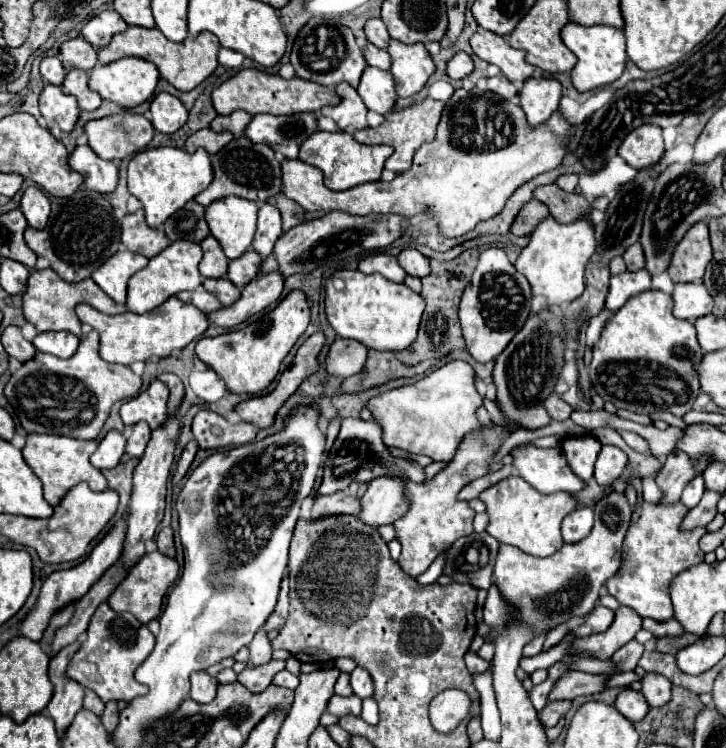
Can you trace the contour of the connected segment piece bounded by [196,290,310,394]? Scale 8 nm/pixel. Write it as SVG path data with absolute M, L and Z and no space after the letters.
M292 290L272 312L244 326L242 330L226 332L214 338L200 338L196 344L196 354L218 376L224 378L228 390L248 394L262 392L276 378L280 362L296 344L296 340L304 334L308 322L310 322L308 298L302 290Z

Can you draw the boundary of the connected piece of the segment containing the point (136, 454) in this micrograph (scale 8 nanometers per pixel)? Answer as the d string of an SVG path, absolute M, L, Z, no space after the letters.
M138 422L134 426L134 432L132 436L128 438L128 444L126 444L126 452L132 456L132 458L140 458L146 450L146 444L150 440L150 428L146 426L146 422Z

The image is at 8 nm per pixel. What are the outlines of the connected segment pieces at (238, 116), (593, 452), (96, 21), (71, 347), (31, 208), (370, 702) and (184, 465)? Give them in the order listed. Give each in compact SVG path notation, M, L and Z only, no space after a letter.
M232 112L228 116L216 116L212 122L210 122L210 128L216 130L216 132L222 132L222 130L228 130L232 134L242 134L244 132L244 126L248 124L248 118L252 118L248 112Z
M594 436L566 438L562 442L562 450L566 454L568 466L580 480L588 480L594 474L594 462L602 444Z
M104 10L98 16L90 18L84 28L82 28L82 36L96 48L100 50L104 44L110 42L112 34L124 32L128 28L128 24L120 18L120 14L116 14L114 10Z
M42 332L32 340L32 344L40 352L48 352L58 358L70 358L78 348L80 338L70 332Z
M28 186L22 194L20 210L32 228L42 230L50 216L50 200L38 186Z
M366 698L362 700L362 714L360 714L368 724L376 724L378 722L378 704L374 698Z
M194 440L188 442L186 448L184 448L184 452L182 452L182 456L180 456L178 468L176 468L174 476L172 476L172 484L174 484L174 486L176 486L176 484L186 476L186 472L188 472L188 468L190 468L192 460L194 460L194 456L196 456L196 452L198 452L198 444L196 444Z

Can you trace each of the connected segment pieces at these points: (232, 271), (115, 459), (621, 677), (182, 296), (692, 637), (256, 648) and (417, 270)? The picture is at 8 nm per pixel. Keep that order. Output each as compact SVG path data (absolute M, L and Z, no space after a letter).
M248 250L244 256L236 258L236 260L230 260L228 264L228 280L232 280L238 288L244 288L256 274L258 274L258 268L260 268L260 254L256 254L254 250Z
M110 430L98 444L98 450L90 456L90 462L94 468L104 470L104 468L112 468L120 462L122 454L124 454L124 444L126 440L122 438L120 432Z
M634 671L616 673L606 681L605 688L626 687L632 682L640 680L641 678Z
M198 288L198 290L194 290L194 292L180 292L180 294L176 294L176 298L194 304L194 306L196 306L198 310L202 310L202 312L212 312L212 310L218 310L218 308L222 306L222 304L220 304L210 292L206 292L204 288Z
M684 632L682 636L676 636L676 638L660 638L660 640L658 640L658 644L656 644L656 648L658 648L660 652L676 654L676 652L680 652L682 648L686 648L686 646L690 646L690 644L694 644L694 642L702 640L702 638L704 638L704 636Z
M260 630L256 634L256 638L250 642L250 660L248 660L248 666L262 666L266 662L270 662L272 658L272 646L270 646L270 640L266 638L266 632Z
M404 248L398 254L398 262L406 270L406 274L410 274L410 276L424 278L424 276L430 274L430 262L428 262L428 258L424 258L416 248Z

